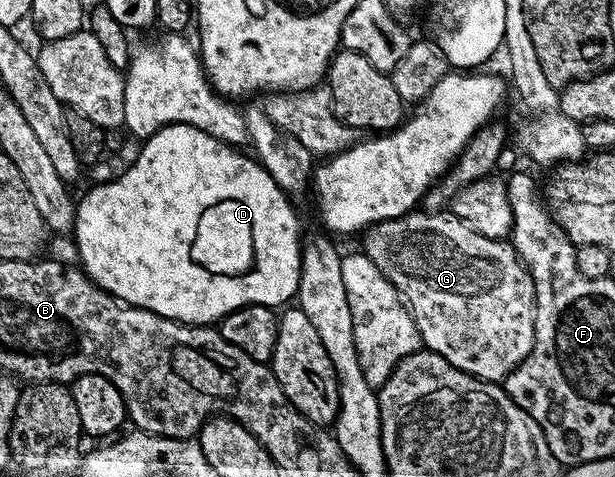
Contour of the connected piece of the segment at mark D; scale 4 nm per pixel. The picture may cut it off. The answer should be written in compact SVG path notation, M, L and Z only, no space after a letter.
M187 124L164 126L150 138L144 139L137 159L118 176L114 182L101 182L93 186L77 202L77 215L73 221L72 237L77 238L77 258L80 269L85 271L90 280L109 294L114 294L121 302L128 306L138 306L144 310L155 312L172 322L183 322L191 326L220 323L232 312L244 306L271 306L281 308L285 301L292 299L297 293L299 276L301 275L301 222L293 211L290 195L275 184L275 180L268 174L256 157L229 146L226 142L215 140L207 132Z

